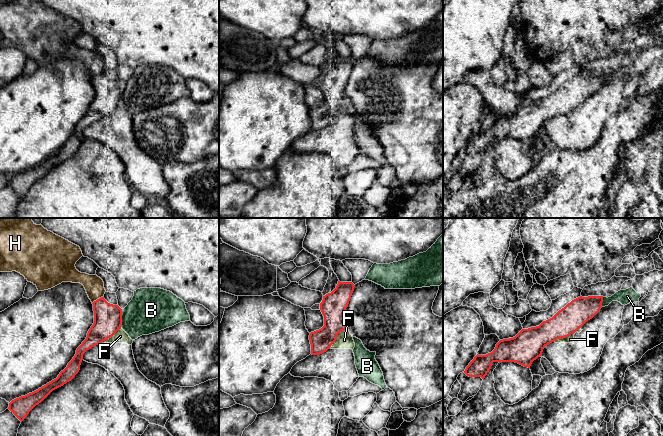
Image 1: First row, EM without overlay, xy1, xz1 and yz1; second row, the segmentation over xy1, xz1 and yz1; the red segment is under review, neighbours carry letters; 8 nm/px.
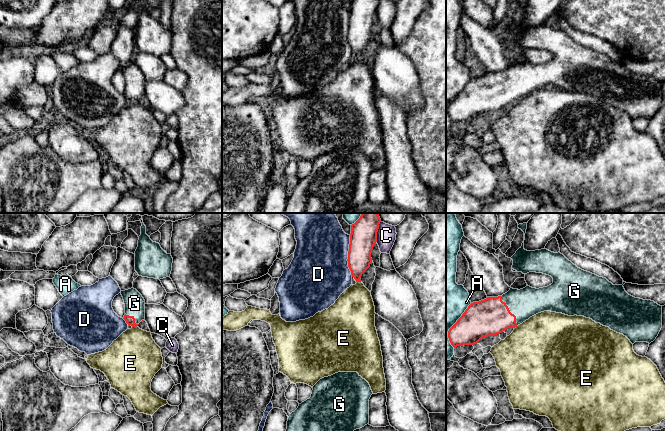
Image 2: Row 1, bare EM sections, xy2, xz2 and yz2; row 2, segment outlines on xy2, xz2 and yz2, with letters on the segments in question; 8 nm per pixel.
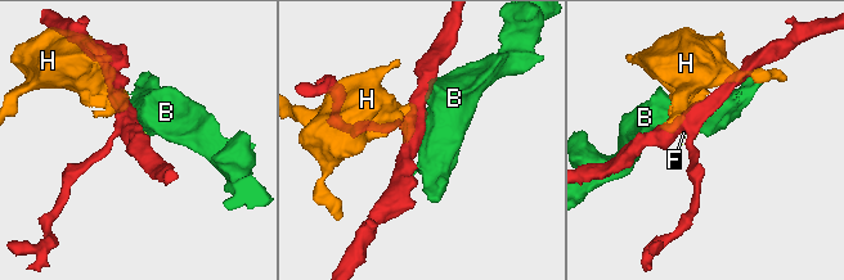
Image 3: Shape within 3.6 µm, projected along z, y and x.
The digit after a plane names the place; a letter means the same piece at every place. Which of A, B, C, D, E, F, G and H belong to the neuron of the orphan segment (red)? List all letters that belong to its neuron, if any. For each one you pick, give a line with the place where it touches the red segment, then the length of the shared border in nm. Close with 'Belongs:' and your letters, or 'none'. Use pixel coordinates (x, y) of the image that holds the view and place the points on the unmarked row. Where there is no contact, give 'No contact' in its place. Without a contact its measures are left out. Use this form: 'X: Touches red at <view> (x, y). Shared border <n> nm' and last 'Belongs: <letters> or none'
G: Touches red at yz2 (509, 87). Shared border 280 nm
Belongs: G

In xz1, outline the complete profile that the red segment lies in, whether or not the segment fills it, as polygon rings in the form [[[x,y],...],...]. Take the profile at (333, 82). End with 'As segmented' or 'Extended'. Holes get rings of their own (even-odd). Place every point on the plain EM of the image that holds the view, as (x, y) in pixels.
[[[338,57],[336,64],[323,72],[320,86],[324,92],[324,102],[309,111],[312,131],[326,128],[336,117],[338,110],[347,105],[345,87],[354,67],[354,62],[352,58]]]. As segmented

